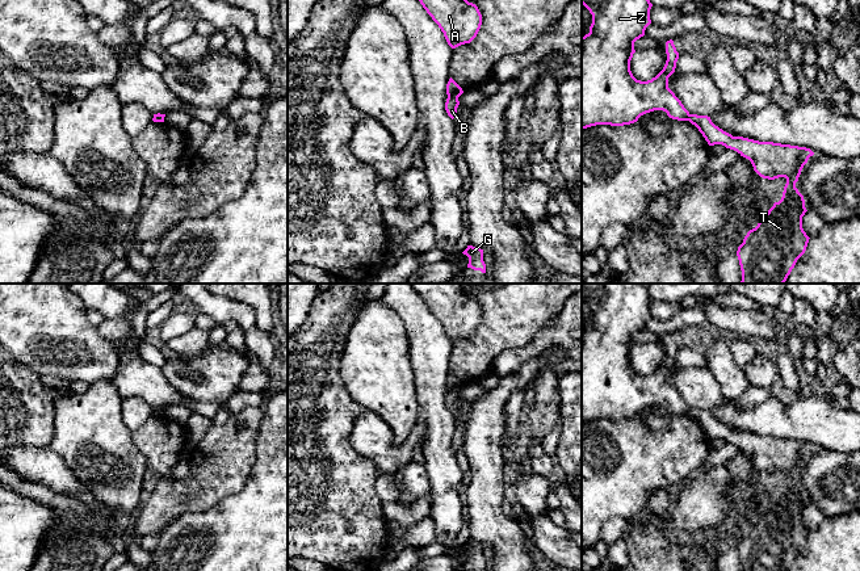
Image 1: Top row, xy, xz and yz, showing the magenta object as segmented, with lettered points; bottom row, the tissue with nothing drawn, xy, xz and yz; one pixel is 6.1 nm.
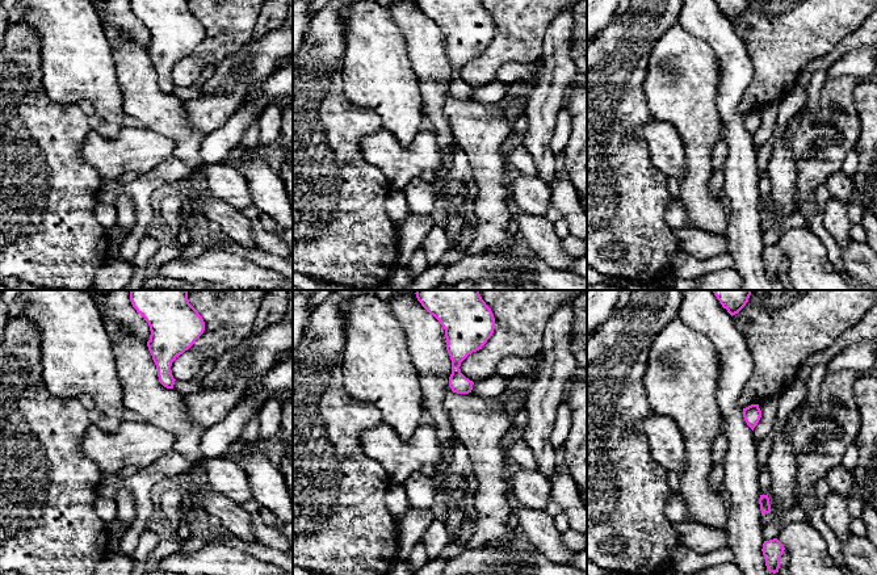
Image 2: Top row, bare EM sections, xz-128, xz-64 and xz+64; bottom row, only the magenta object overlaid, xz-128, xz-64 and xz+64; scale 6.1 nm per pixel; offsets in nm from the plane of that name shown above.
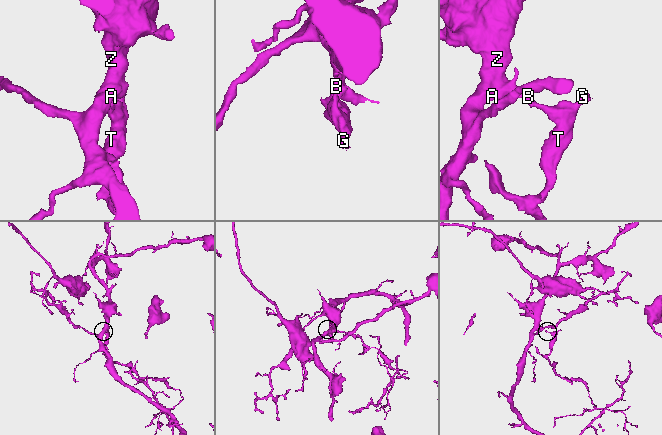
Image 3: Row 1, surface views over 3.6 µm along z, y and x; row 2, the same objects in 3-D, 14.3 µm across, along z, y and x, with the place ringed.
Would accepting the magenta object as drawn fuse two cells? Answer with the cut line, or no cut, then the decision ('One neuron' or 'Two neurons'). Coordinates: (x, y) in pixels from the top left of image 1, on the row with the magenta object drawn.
Split along xz (448, 95), (457, 99). Two neurons

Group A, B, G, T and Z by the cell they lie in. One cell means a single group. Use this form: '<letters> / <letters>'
A Z / B G T

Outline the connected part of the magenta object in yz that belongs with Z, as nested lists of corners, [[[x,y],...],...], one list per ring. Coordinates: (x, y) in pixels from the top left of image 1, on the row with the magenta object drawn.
[[[582,0],[592,14],[590,33],[582,37],[582,129],[596,125],[624,126],[638,121],[646,113],[663,110],[672,119],[688,121],[689,112],[668,88],[679,53],[670,39],[666,42],[667,60],[651,80],[637,80],[630,71],[634,42],[645,35],[651,24],[650,0]]]

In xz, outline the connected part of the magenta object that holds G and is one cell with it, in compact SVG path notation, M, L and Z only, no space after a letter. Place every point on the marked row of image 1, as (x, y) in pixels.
M467 245L467 248L462 253L469 257L467 268L486 273L486 264L483 261L483 249Z

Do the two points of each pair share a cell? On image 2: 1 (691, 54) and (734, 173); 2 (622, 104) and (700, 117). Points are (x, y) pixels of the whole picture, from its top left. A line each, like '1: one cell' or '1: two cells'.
1: two cells
2: two cells

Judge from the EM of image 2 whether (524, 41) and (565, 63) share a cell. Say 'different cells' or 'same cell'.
different cells

